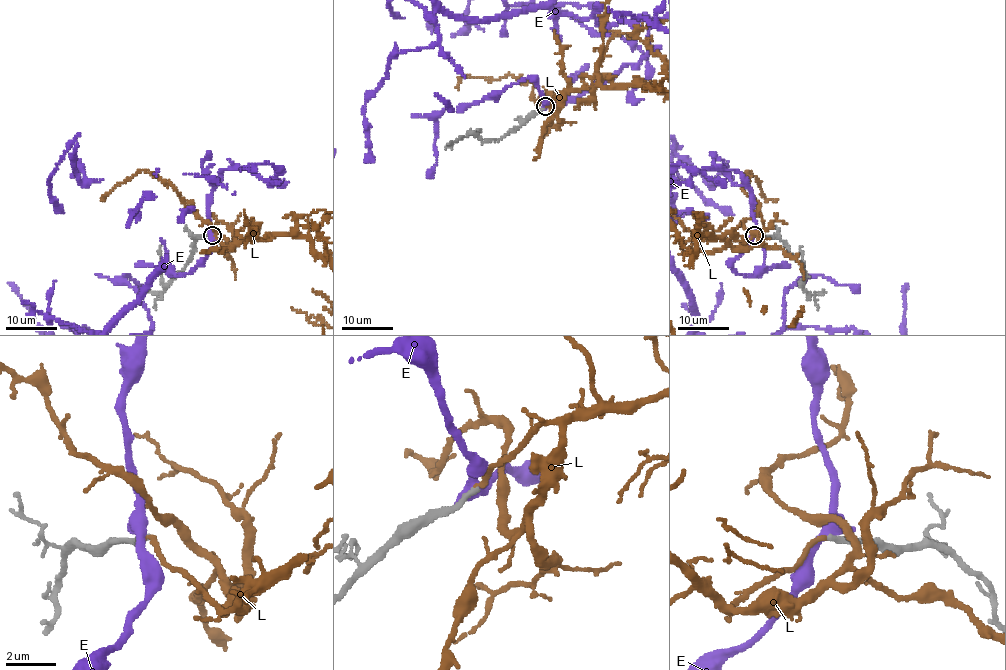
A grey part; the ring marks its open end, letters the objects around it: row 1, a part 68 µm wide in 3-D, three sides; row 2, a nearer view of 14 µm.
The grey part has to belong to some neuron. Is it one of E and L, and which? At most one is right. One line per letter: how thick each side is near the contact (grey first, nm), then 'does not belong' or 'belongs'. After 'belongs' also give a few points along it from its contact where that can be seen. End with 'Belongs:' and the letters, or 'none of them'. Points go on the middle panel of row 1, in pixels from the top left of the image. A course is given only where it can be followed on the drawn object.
E: 240/460 nm | does not belong
L: 240/130 nm | belongs
Belongs: L

